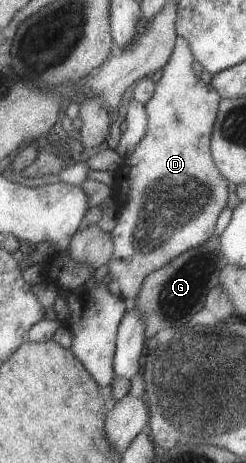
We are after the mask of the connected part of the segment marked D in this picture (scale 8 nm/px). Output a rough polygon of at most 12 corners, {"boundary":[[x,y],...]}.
{"boundary":[[177,37],[117,176],[121,296],[213,236],[222,96]]}

